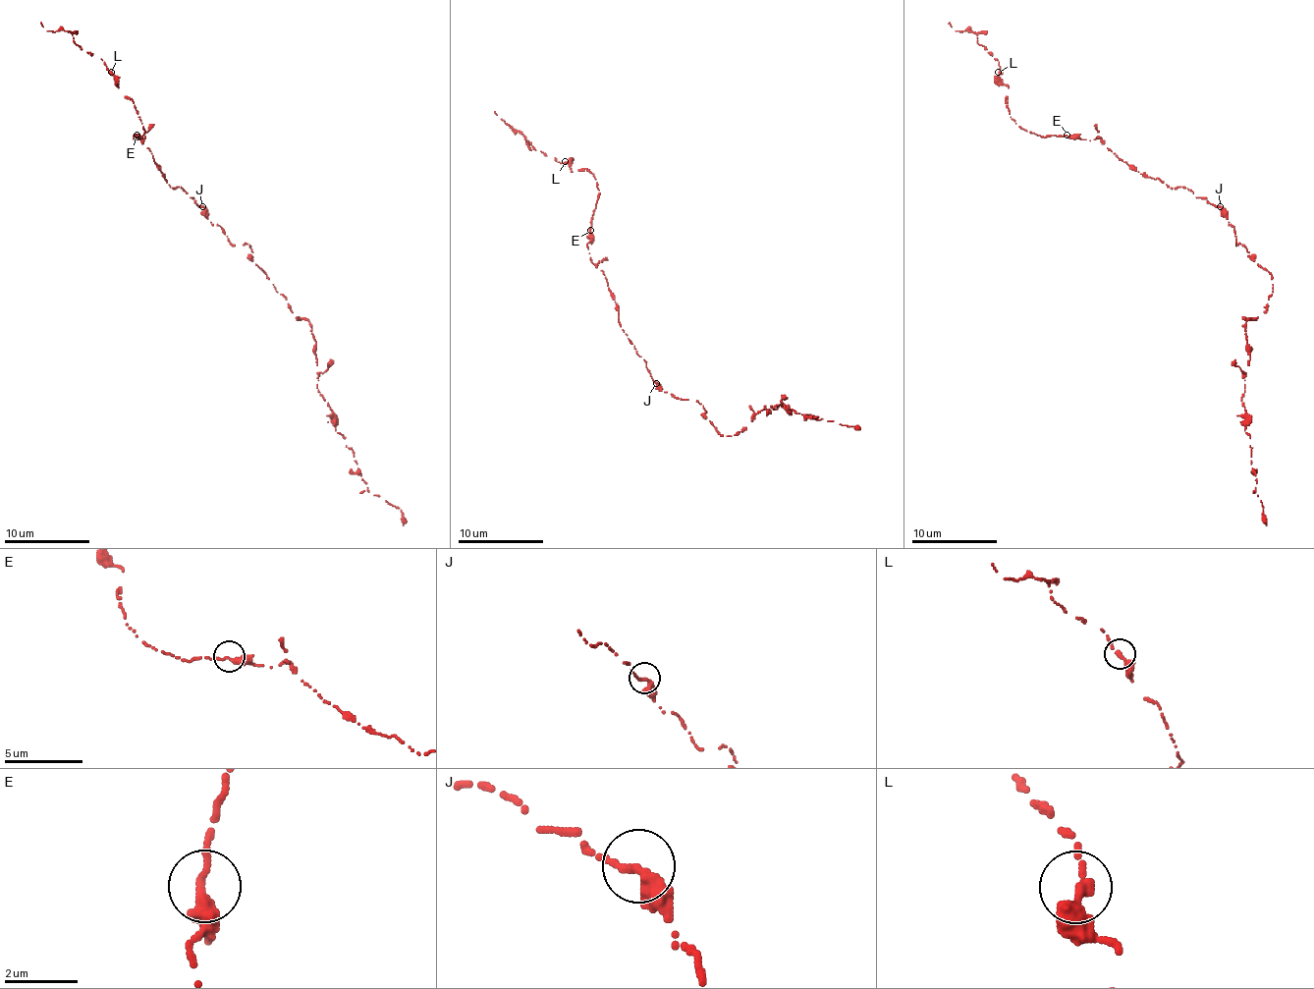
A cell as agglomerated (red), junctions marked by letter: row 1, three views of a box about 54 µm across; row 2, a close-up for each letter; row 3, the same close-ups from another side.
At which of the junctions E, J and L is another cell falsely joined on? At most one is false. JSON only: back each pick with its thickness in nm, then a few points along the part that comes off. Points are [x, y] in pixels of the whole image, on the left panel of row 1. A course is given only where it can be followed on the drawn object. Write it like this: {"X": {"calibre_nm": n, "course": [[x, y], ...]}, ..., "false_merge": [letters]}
{"false_merge": []}

